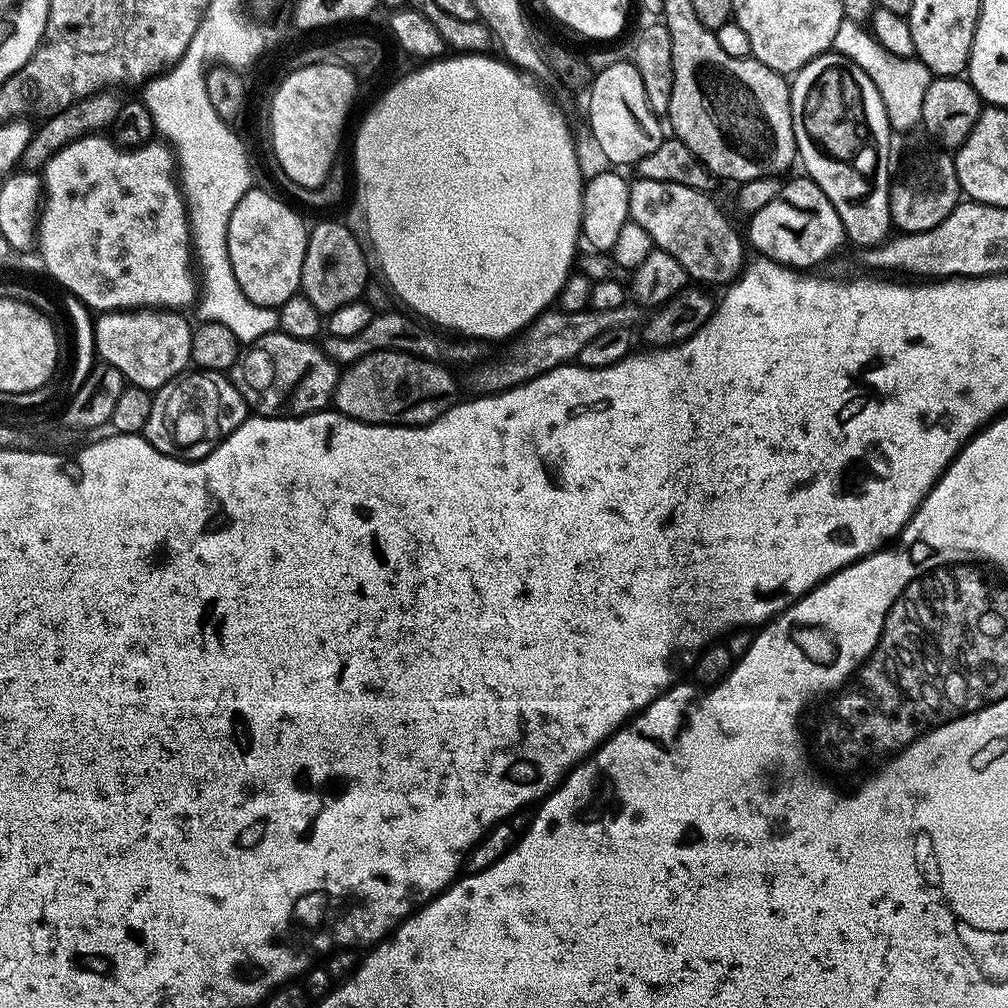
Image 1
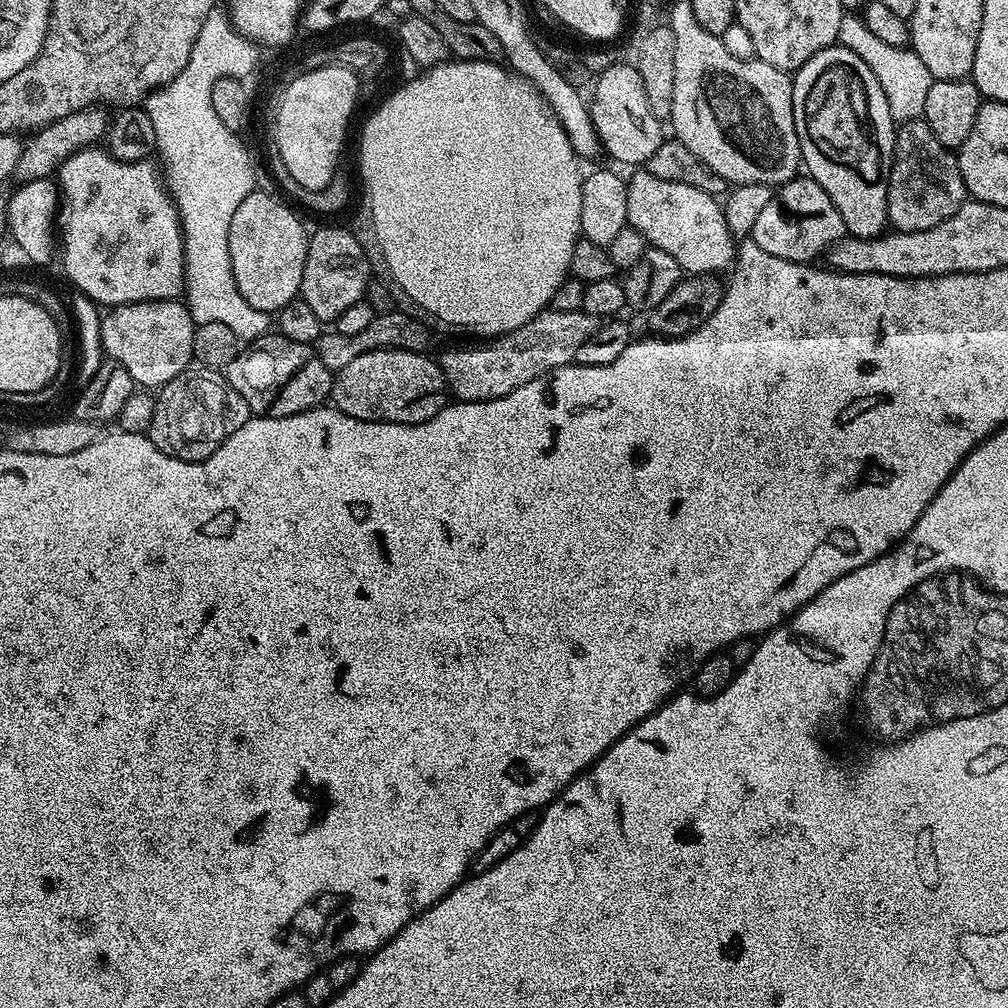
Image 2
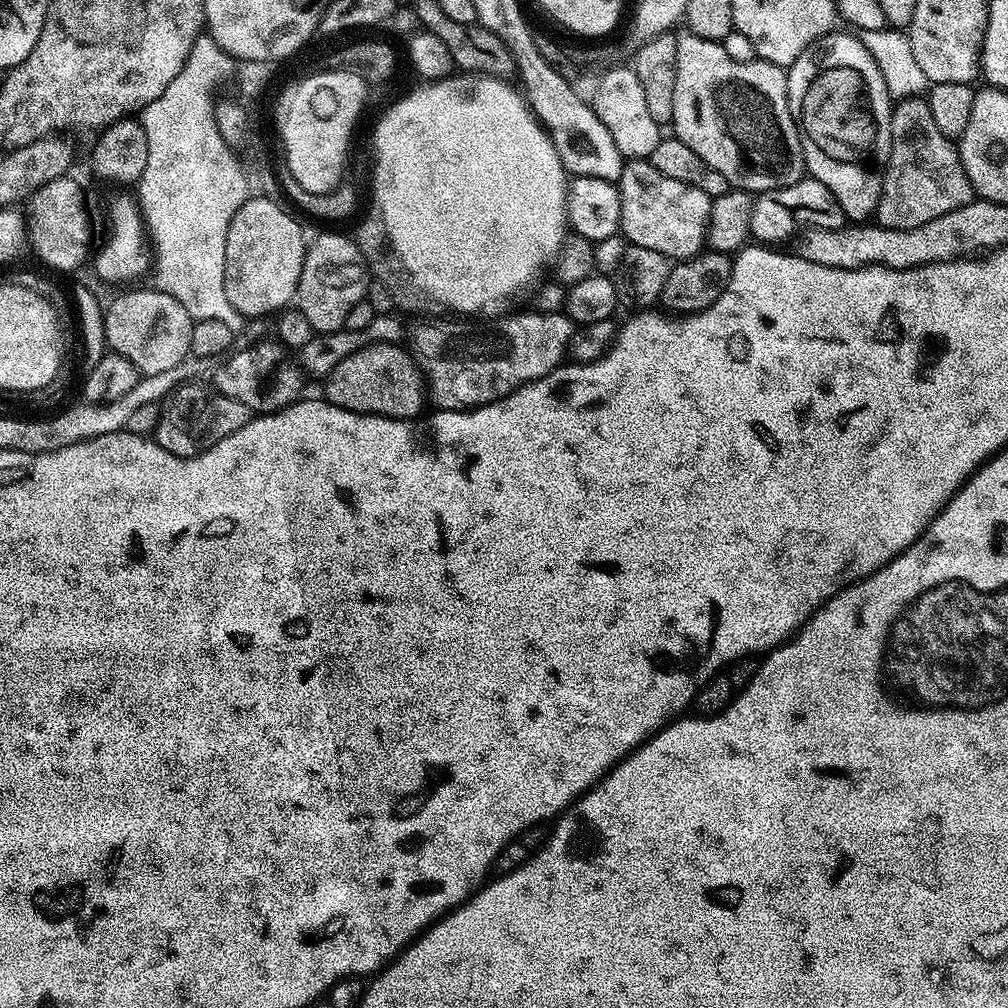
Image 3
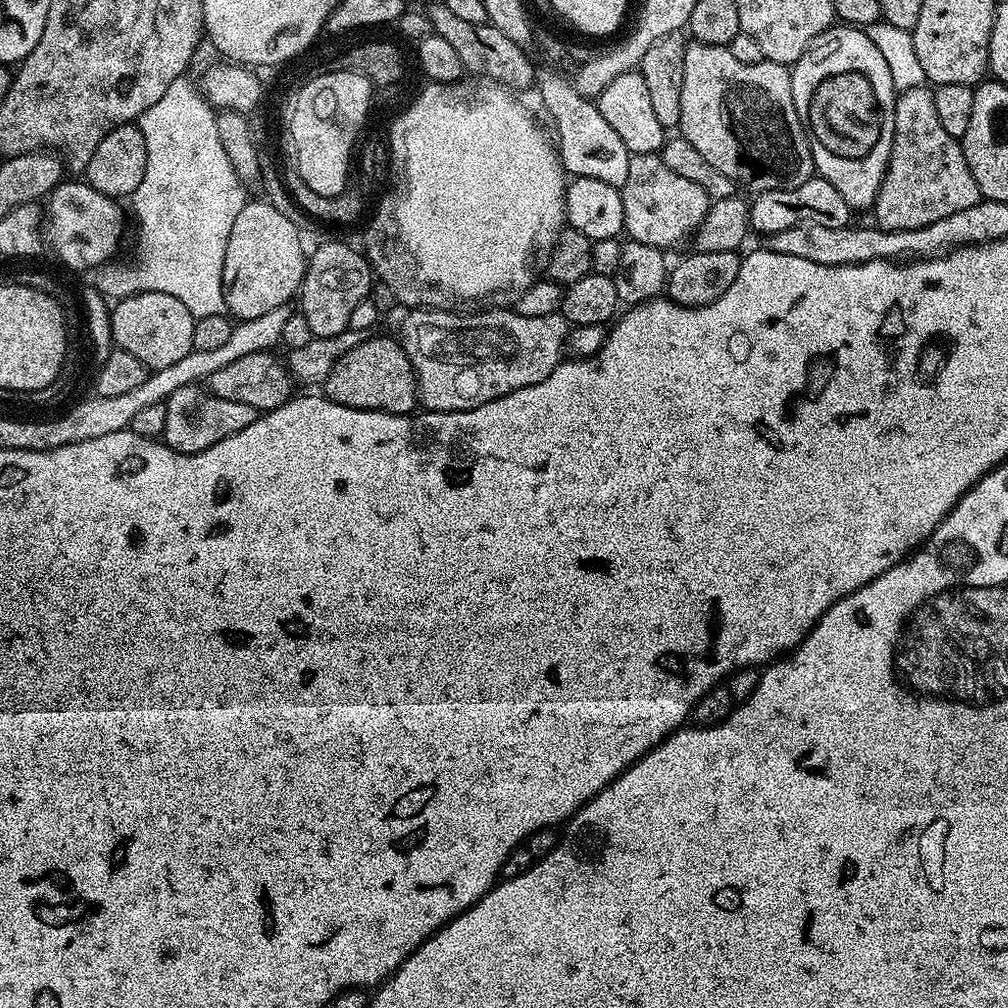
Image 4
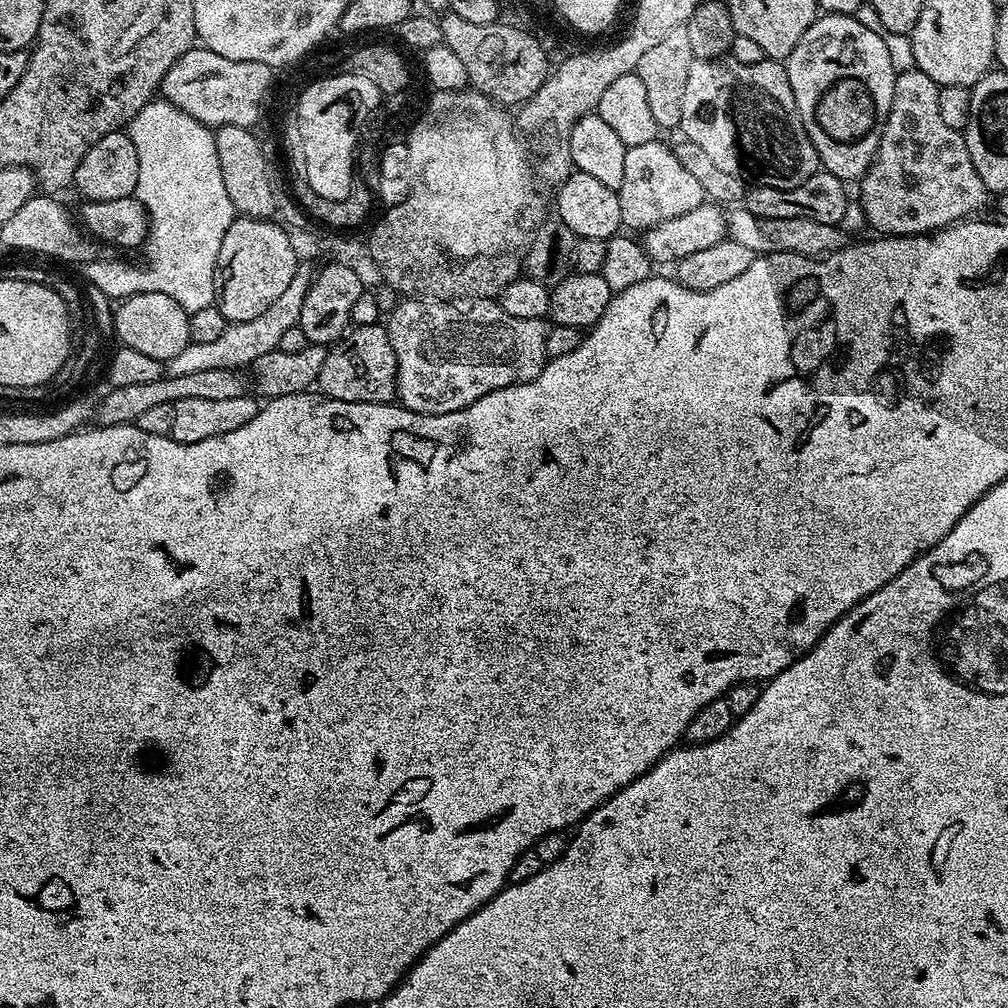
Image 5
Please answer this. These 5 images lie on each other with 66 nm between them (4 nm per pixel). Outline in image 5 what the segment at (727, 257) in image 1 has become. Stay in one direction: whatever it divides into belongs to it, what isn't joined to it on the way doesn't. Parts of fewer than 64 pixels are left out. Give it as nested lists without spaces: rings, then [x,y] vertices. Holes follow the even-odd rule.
[[[655,139],[624,150],[626,166],[622,166],[622,186],[618,195],[620,222],[625,229],[653,228],[662,222],[670,222],[672,218],[690,214],[705,203],[702,185],[686,171],[682,162],[678,162],[675,151],[660,143],[659,139]]]

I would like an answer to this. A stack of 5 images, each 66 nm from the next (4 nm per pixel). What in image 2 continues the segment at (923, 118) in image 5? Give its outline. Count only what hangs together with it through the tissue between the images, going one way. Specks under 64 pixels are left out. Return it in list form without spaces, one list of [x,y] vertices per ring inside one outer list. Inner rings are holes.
[[[922,118],[905,120],[896,130],[892,169],[888,175],[888,224],[898,232],[917,232],[938,226],[965,203],[966,189],[957,153],[934,138],[934,130]]]

